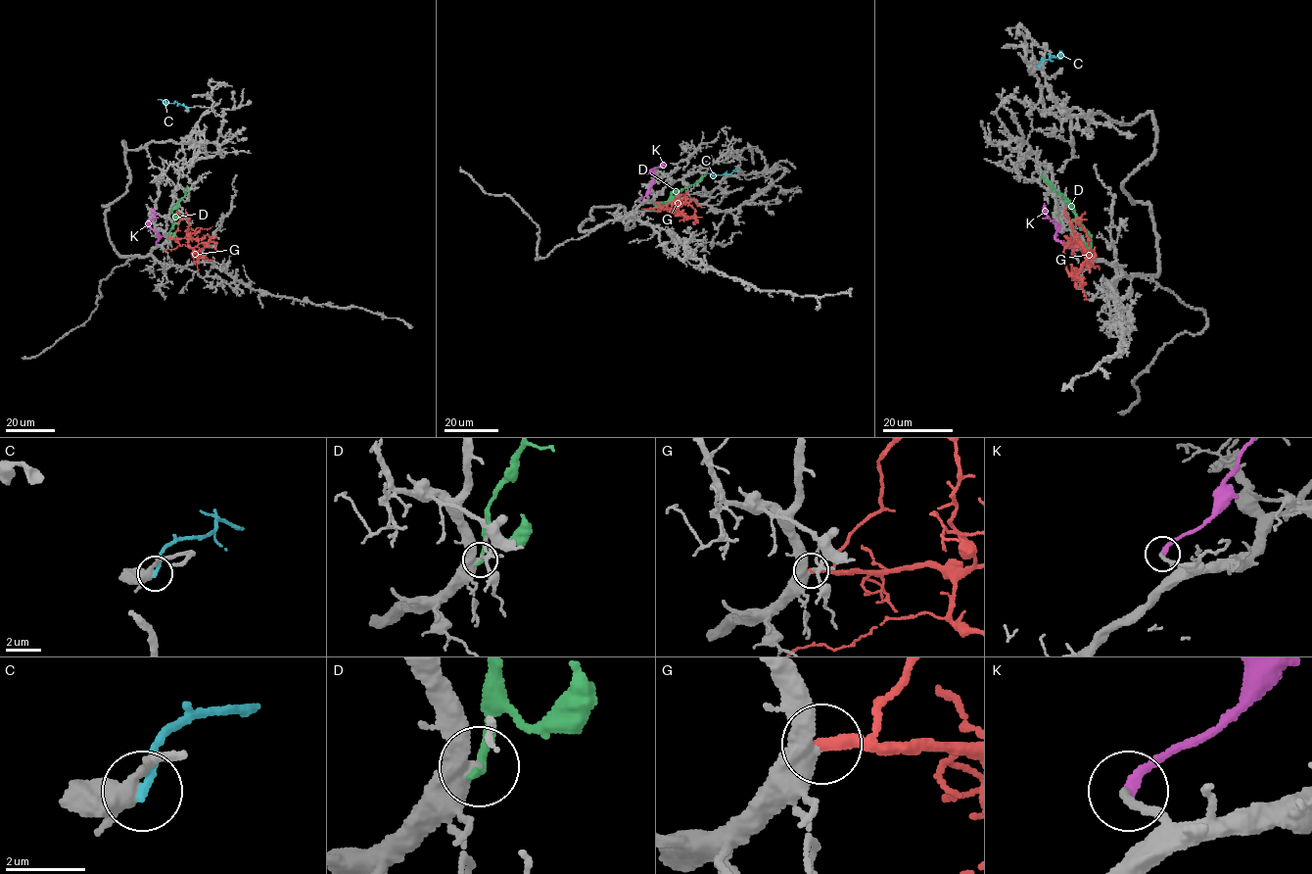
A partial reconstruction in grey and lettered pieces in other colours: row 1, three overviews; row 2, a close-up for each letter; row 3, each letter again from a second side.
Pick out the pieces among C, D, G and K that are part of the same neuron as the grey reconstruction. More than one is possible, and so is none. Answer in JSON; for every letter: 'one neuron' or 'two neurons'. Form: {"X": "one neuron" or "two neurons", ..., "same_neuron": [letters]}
{"C": "two neurons", "D": "two neurons", "G": "one neuron", "K": "two neurons", "same_neuron": ["G"]}

